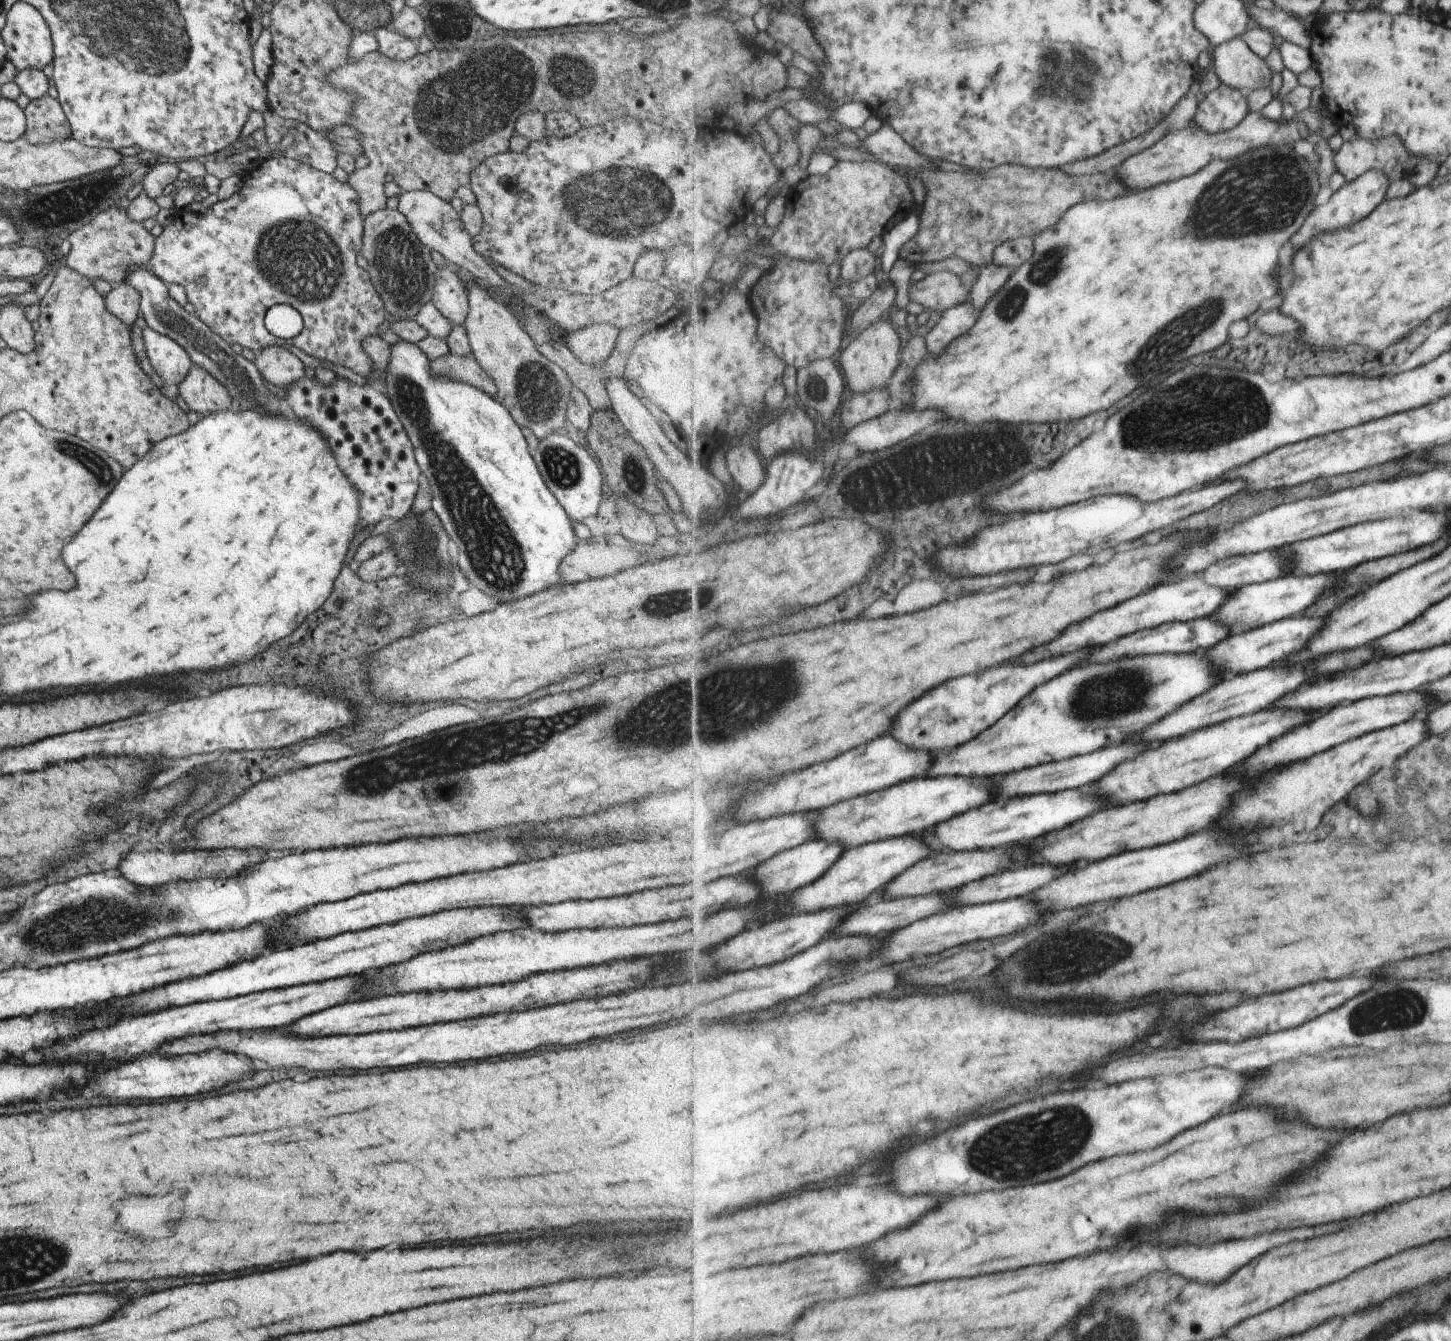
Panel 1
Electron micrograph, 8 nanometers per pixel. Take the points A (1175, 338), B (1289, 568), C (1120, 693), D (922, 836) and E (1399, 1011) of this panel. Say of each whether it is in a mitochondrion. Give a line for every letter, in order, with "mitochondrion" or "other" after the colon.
A: mitochondrion
B: other
C: mitochondrion
D: other
E: mitochondrion

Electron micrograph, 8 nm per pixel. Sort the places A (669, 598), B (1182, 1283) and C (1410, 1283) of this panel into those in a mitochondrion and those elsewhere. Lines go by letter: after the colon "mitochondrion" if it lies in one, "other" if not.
A: mitochondrion
B: other
C: other

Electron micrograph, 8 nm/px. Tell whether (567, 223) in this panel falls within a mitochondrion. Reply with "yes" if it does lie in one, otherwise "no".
yes

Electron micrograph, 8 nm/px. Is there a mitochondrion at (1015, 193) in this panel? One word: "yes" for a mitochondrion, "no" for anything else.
yes

